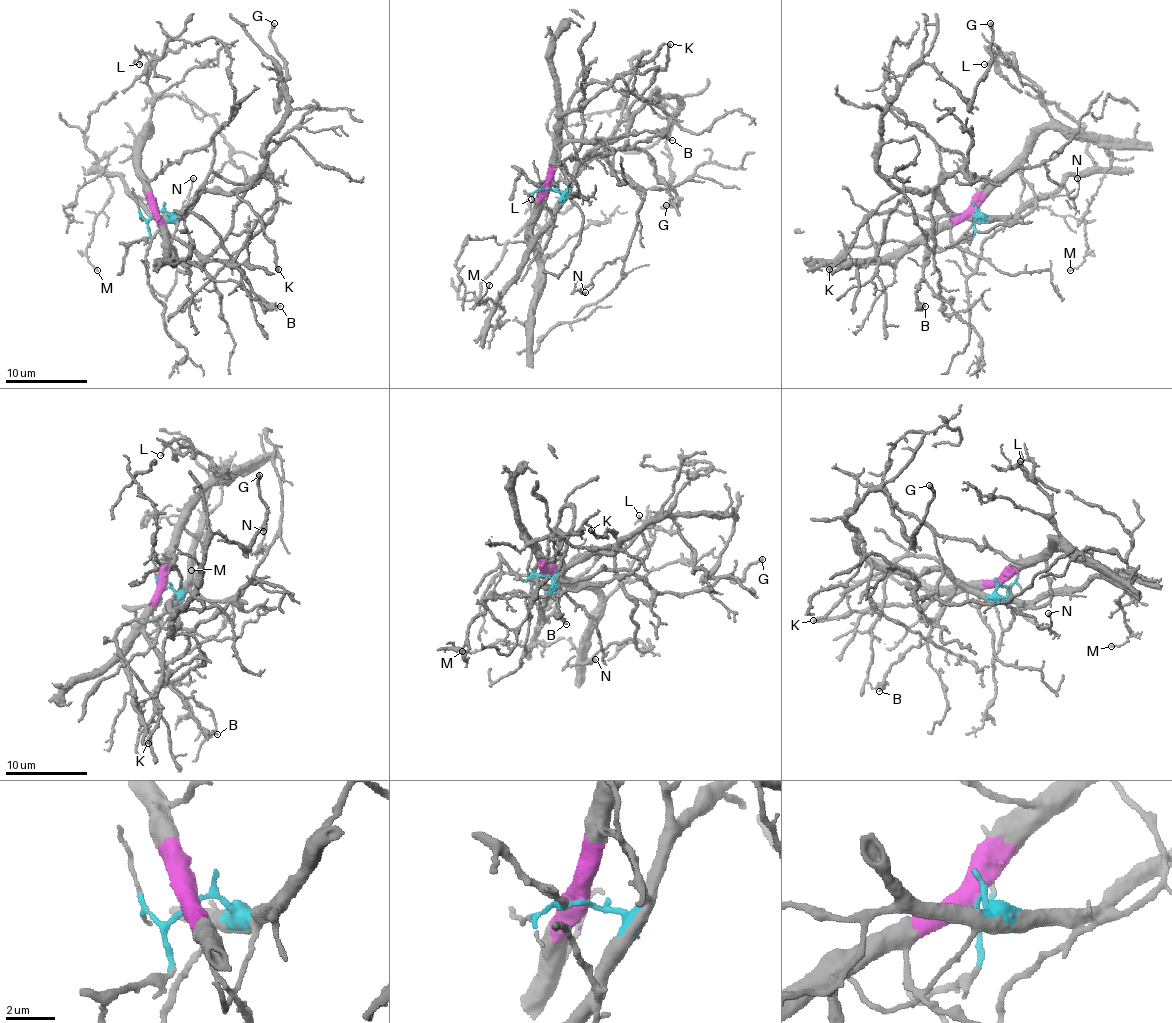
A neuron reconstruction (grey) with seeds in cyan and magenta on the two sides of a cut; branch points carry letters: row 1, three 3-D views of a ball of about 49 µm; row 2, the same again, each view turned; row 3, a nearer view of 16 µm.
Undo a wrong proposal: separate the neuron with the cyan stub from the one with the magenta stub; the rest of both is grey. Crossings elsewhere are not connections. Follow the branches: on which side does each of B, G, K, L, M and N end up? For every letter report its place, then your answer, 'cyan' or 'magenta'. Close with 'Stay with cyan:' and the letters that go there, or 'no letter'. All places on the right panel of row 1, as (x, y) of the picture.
B: (925, 306) | magenta
G: (990, 23) | cyan
K: (829, 269) | cyan
L: (984, 64) | magenta
M: (1070, 270) | magenta
N: (1077, 178) | cyan
Stay with cyan: G, K, N

